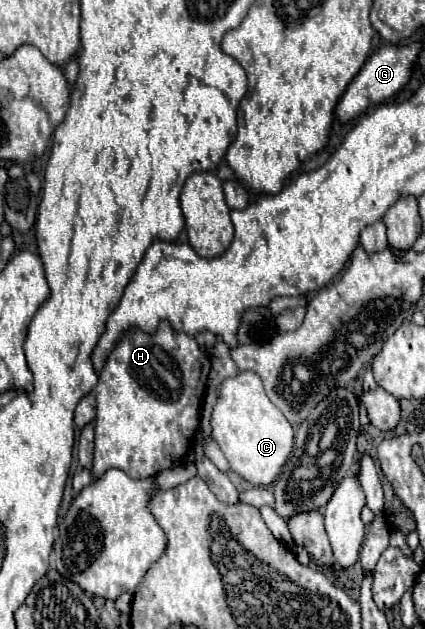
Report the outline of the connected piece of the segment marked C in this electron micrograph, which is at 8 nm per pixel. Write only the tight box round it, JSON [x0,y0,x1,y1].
[212,371,294,485]

